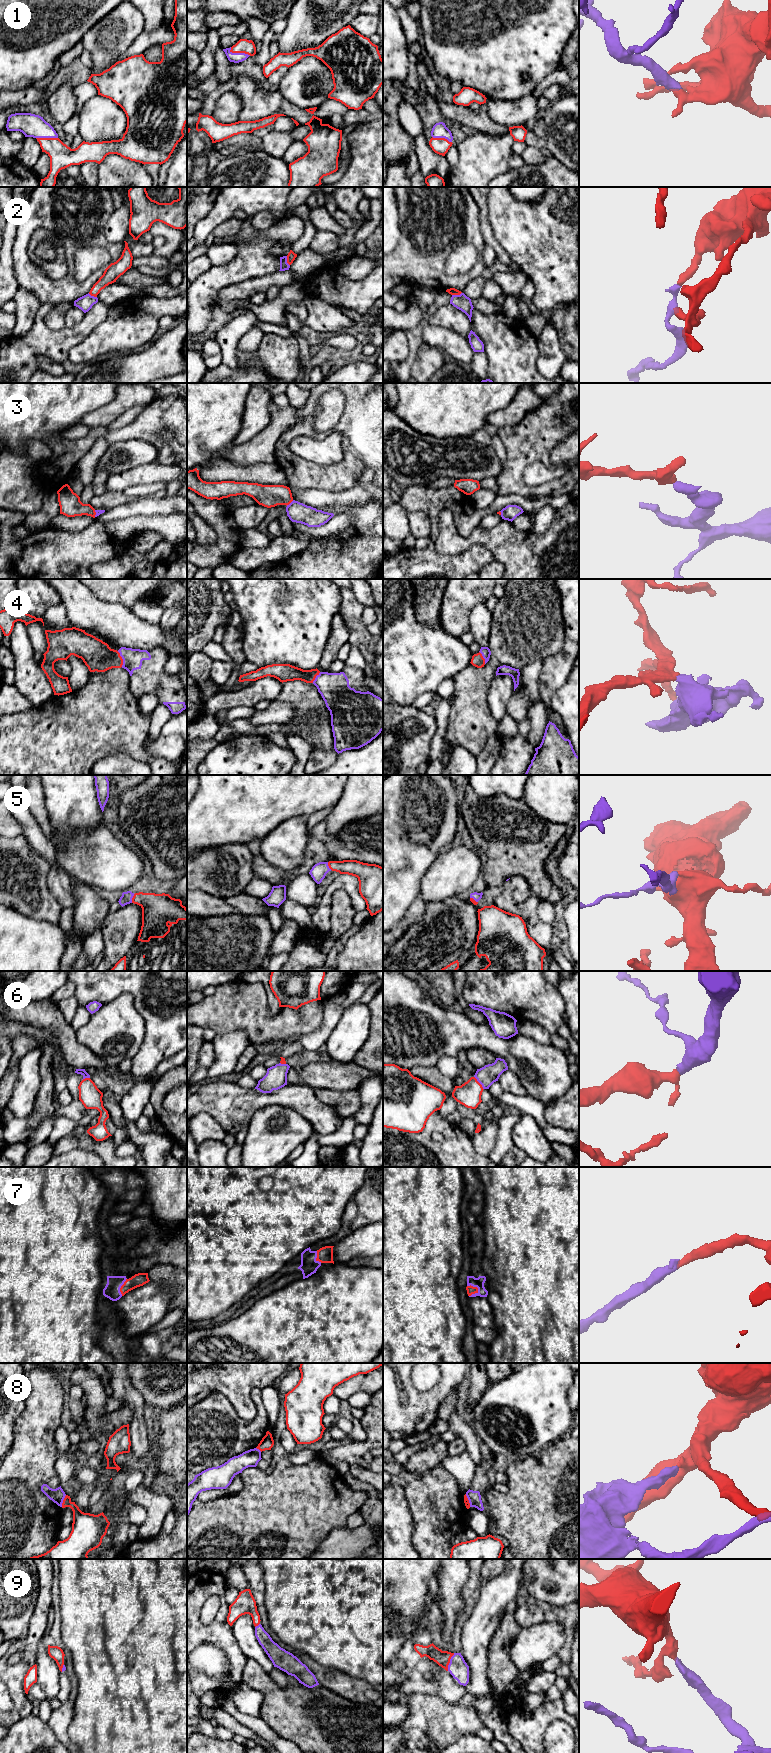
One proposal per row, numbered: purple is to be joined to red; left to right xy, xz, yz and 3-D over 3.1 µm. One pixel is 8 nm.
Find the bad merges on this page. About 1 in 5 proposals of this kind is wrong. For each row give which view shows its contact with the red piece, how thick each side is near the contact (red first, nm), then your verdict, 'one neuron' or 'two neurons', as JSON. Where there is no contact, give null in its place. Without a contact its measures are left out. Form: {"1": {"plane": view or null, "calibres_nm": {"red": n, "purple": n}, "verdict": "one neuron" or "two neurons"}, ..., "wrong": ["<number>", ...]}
{"1": {"plane": "xz", "calibres_nm": {"red": 110, "purple": 80}, "verdict": "one neuron"}, "2": {"plane": "yz", "calibres_nm": {"red": 60, "purple": 120}, "verdict": "two neurons"}, "3": {"plane": "xz", "calibres_nm": {"red": 180, "purple": 160}, "verdict": "one neuron"}, "4": {"plane": "xy", "calibres_nm": {"red": 240, "purple": 160}, "verdict": "one neuron"}, "5": {"plane": "xy", "calibres_nm": {"red": 260, "purple": 90}, "verdict": "one neuron"}, "6": {"plane": "yz", "calibres_nm": {"red": 190, "purple": 160}, "verdict": "one neuron"}, "7": {"plane": "yz", "calibres_nm": {"red": 70, "purple": 80}, "verdict": "one neuron"}, "8": {"plane": "xy", "calibres_nm": {"red": 190, "purple": 120}, "verdict": "two neurons"}, "9": {"plane": "yz", "calibres_nm": {"red": 120, "purple": 160}, "verdict": "one neuron"}, "wrong": ["2", "8"]}

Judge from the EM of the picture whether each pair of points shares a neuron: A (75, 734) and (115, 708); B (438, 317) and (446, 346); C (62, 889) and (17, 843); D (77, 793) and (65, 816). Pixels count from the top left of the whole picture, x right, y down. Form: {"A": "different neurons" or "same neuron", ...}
{"A": "same neuron", "B": "different neurons", "C": "different neurons", "D": "same neuron"}

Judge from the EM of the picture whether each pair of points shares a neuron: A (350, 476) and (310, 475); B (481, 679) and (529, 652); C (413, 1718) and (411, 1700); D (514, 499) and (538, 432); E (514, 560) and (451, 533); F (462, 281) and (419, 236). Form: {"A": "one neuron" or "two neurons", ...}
{"A": "one neuron", "B": "one neuron", "C": "one neuron", "D": "one neuron", "E": "one neuron", "F": "one neuron"}

